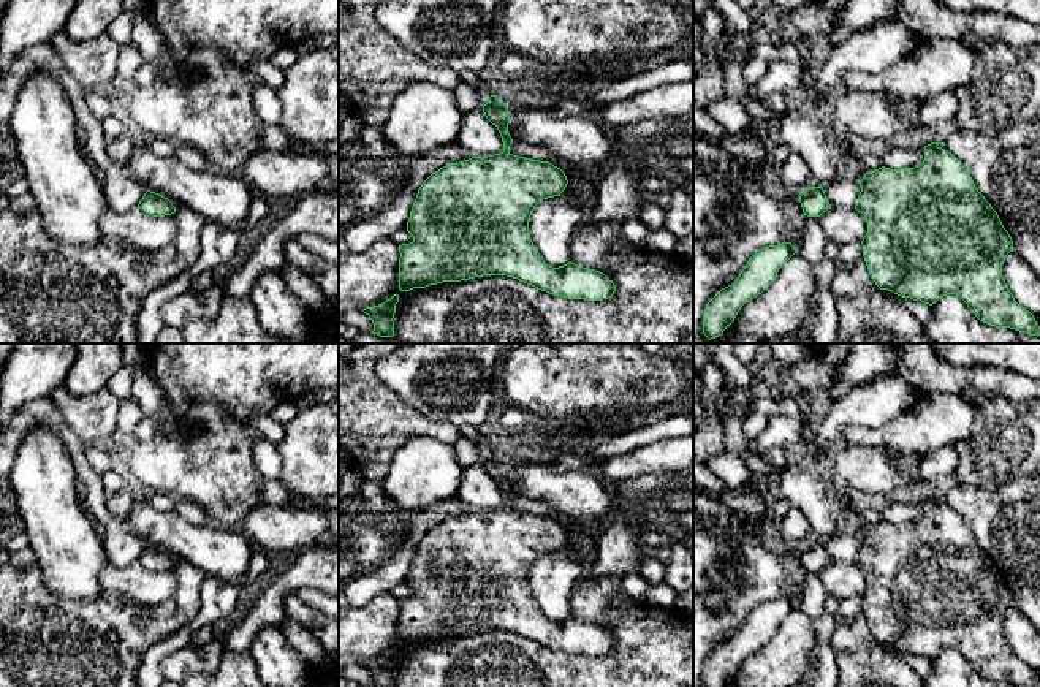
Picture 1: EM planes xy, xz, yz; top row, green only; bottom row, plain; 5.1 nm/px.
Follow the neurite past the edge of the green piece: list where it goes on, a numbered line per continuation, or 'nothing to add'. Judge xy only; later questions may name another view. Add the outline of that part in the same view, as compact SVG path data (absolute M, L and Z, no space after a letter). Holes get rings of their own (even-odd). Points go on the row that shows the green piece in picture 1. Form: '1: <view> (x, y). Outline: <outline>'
nothing to add

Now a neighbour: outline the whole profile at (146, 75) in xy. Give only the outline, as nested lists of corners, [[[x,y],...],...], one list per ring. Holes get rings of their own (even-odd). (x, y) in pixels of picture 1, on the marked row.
[[[144,62],[133,79],[133,87],[149,87],[155,81],[155,78],[155,66],[149,62]]]

